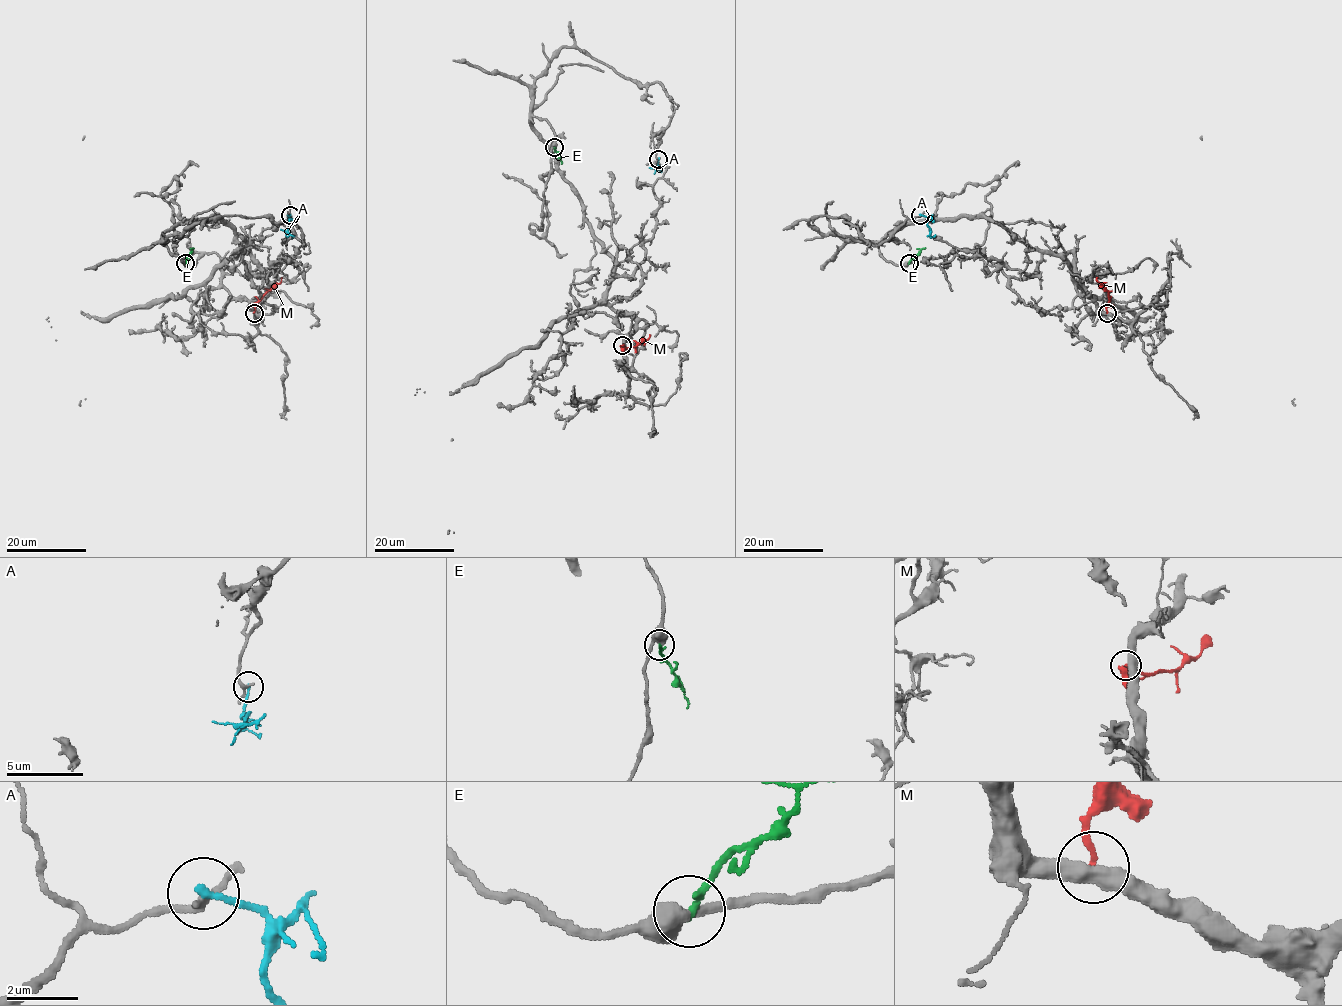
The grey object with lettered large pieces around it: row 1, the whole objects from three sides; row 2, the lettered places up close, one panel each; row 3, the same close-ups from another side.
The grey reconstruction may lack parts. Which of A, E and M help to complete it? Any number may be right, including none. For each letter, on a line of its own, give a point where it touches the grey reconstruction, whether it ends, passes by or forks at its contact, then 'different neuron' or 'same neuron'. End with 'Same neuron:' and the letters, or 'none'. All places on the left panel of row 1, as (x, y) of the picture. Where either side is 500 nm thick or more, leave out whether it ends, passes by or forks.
A: contact (290, 215); it ends; different neuron
E: contact (185, 263); different neuron
M: contact (254, 313); it ends; different neuron
Same neuron: none

